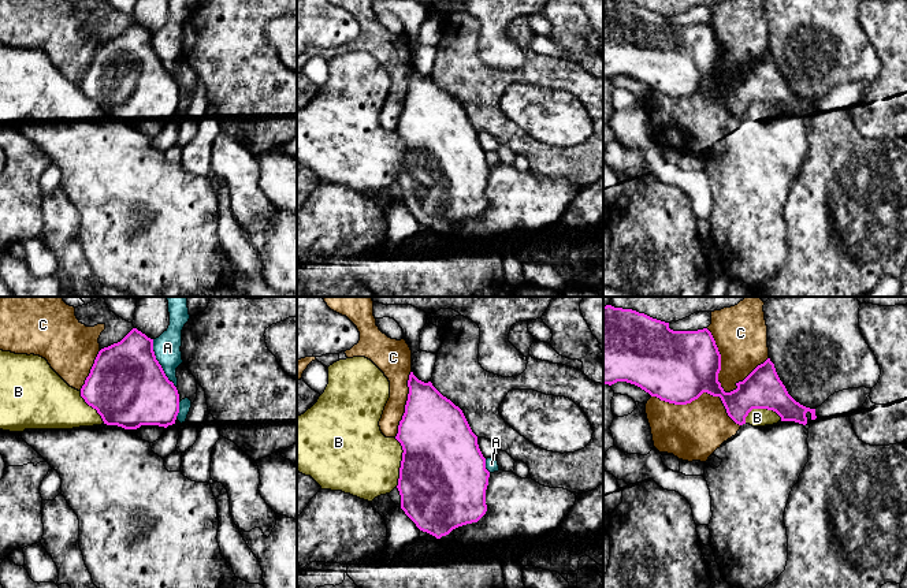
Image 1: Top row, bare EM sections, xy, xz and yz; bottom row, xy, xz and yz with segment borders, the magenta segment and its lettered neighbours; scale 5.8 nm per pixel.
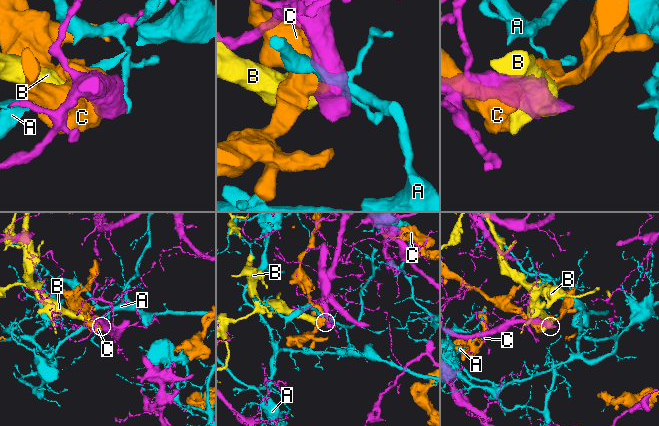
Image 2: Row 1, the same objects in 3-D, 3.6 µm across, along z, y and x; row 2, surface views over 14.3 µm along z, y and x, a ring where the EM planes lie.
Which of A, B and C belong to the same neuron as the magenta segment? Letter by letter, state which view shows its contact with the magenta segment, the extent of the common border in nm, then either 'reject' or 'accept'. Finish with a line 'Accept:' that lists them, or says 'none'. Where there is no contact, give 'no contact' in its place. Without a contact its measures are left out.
A: xy | 320 nm | reject
B: xz | 300 nm | reject
C: yz | 400 nm | reject
Accept: none

